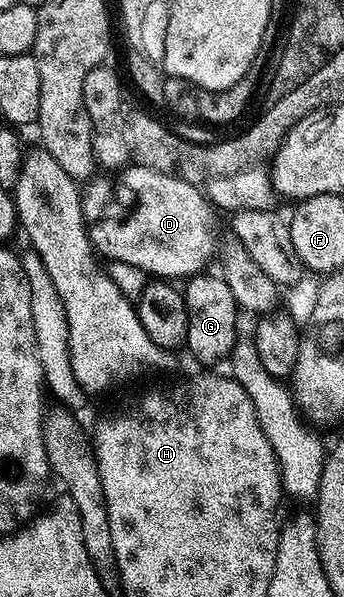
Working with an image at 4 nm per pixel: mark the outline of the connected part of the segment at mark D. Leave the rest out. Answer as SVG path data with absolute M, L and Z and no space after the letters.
M137 164L127 165L117 178L118 187L114 187L101 176L95 177L82 194L91 247L103 259L132 264L158 280L186 280L203 273L218 246L216 210L205 193L193 182Z

